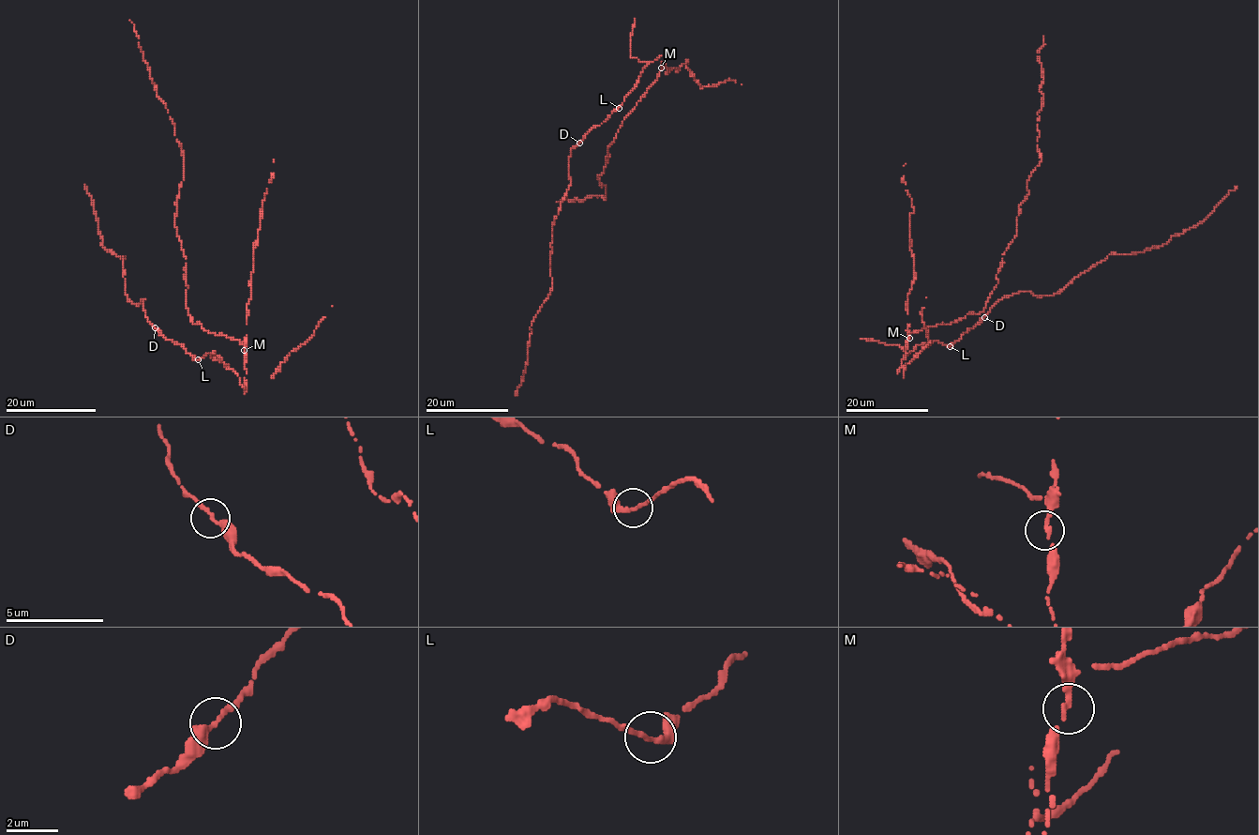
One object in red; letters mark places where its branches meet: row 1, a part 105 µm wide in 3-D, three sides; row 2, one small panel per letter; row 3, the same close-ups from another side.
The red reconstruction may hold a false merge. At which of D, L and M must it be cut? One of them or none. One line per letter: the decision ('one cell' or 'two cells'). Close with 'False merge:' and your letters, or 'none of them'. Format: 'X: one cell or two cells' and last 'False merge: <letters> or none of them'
D: one cell
L: one cell
M: one cell
False merge: none of them

